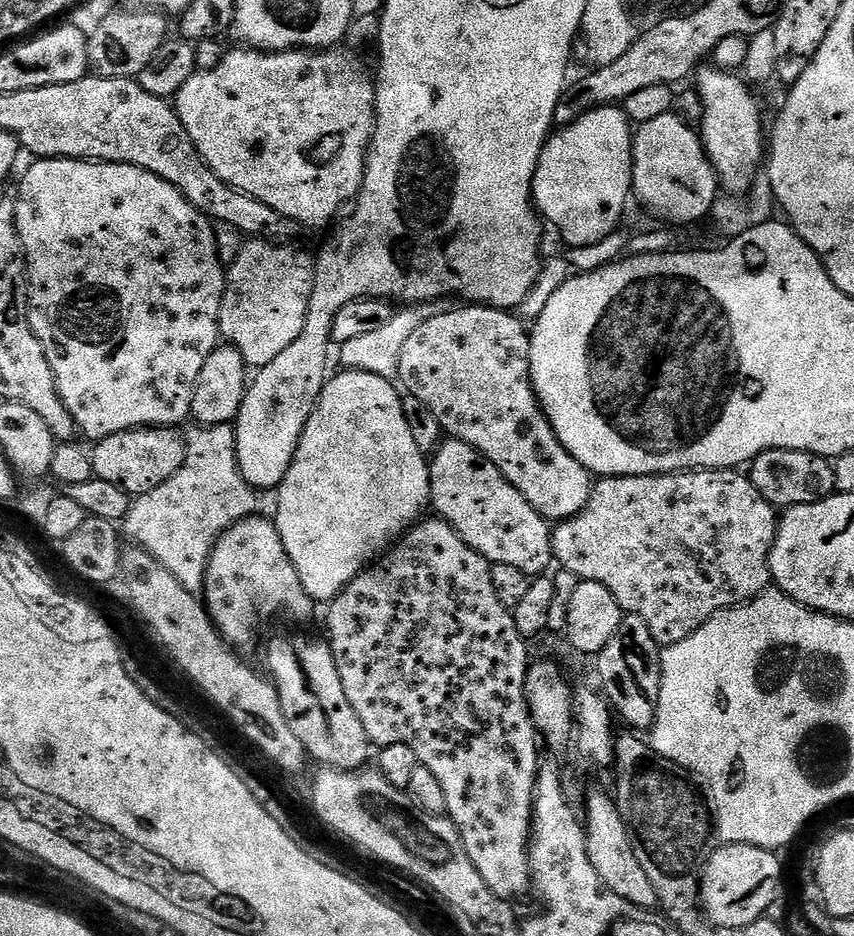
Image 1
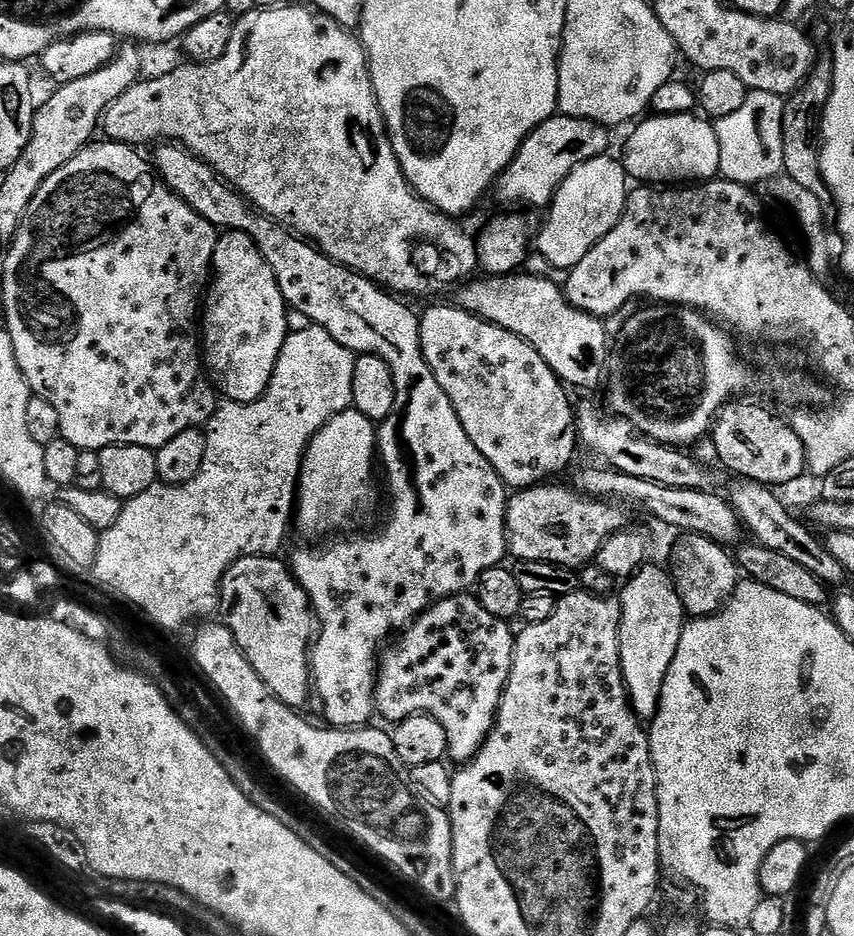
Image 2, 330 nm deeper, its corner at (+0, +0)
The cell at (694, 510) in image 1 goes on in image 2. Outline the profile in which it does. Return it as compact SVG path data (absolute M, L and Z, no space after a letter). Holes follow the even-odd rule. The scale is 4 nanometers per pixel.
M548 482L535 488L521 488L509 499L506 514L508 550L513 557L516 555L517 561L550 562L576 570L585 564L593 563L606 538L625 527L625 509L619 503L593 500L592 497L585 496L571 487L555 488L554 485L555 483Z

